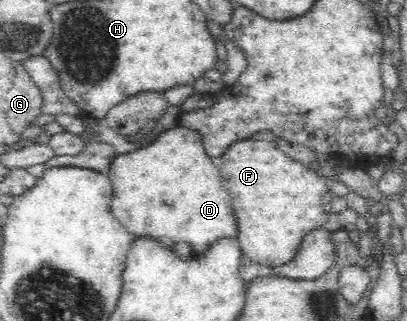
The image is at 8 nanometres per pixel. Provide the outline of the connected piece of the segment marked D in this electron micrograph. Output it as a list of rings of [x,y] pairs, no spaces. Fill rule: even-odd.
[[[177,125],[165,130],[146,147],[116,156],[107,175],[112,184],[110,212],[128,234],[137,239],[153,240],[173,253],[177,244],[187,242],[191,246],[192,257],[197,257],[207,253],[219,240],[238,237],[231,197],[223,187],[221,175],[207,155],[200,136],[195,132]]]

